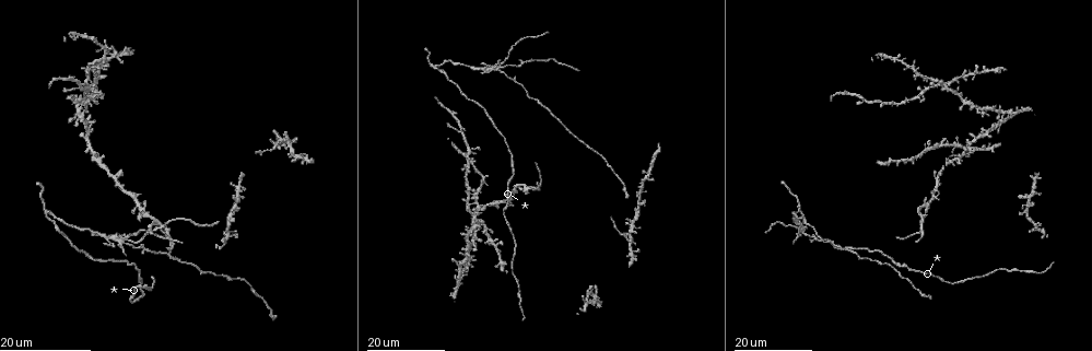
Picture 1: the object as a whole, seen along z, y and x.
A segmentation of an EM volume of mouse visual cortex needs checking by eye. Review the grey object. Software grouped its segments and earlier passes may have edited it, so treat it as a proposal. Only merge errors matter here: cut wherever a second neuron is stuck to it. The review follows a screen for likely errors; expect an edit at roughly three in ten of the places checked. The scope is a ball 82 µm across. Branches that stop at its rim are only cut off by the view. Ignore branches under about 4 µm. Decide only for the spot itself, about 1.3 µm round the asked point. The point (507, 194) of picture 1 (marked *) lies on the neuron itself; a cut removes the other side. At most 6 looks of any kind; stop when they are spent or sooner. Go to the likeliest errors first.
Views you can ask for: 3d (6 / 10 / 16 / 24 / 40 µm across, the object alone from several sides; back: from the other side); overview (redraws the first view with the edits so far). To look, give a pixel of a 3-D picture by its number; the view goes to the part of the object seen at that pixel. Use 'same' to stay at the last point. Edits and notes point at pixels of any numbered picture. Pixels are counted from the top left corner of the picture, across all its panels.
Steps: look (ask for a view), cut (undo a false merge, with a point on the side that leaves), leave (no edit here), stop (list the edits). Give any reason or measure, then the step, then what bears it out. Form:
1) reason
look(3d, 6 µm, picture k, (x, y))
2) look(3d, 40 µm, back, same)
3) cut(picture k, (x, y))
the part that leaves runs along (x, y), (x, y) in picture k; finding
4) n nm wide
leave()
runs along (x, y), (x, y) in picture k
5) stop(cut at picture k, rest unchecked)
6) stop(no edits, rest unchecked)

a fork
look(3d, 24 µm, picture 1, (49, 212))

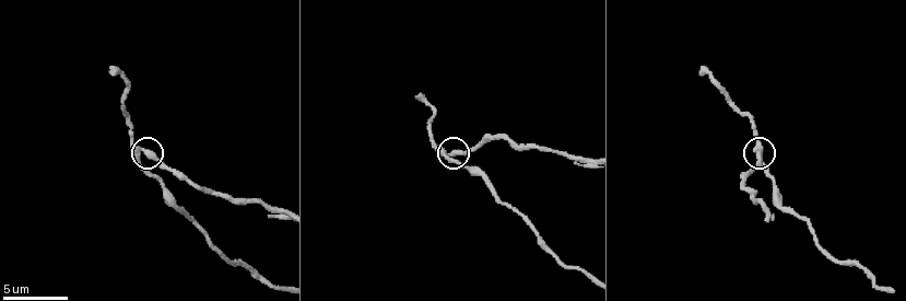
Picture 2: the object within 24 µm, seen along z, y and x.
closer look
look(3d, 10 µm, picture 2, (760, 149))

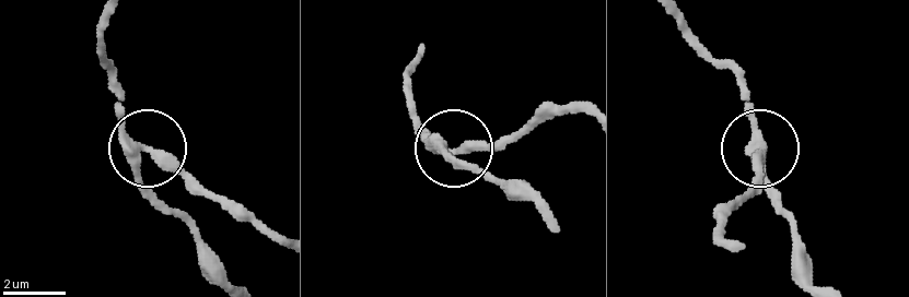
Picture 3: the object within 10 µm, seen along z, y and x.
3 arms
cut(picture 3, (183, 174))
the part that leaves runs along (144, 149), (165, 153), (282, 237) in picture 3; a second neuron is stuck on

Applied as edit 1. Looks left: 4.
four or more arms meet
look(3d, 24 µm, picture 1, (460, 269))

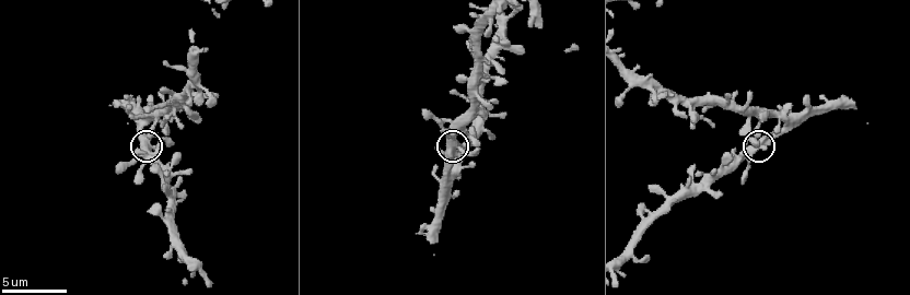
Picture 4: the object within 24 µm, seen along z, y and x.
look(3d, 10 µm, picture 4, (142, 144))

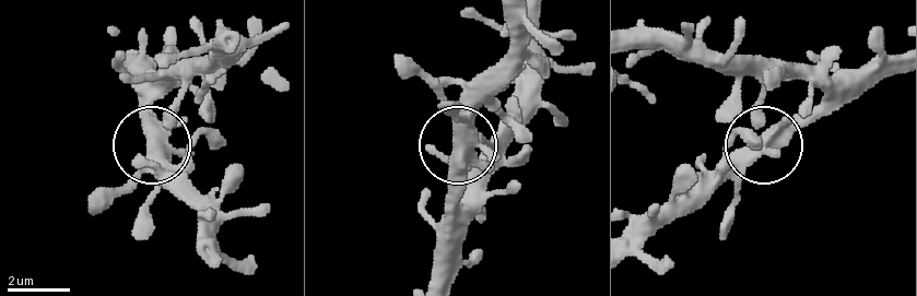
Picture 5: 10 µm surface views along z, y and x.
420 nm wide
leave()
runs along (629, 257), (707, 202), (754, 155), (785, 139), (845, 79) in picture 5; all the same neuron

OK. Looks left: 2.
stop(cut at picture 3, rest unchecked)

